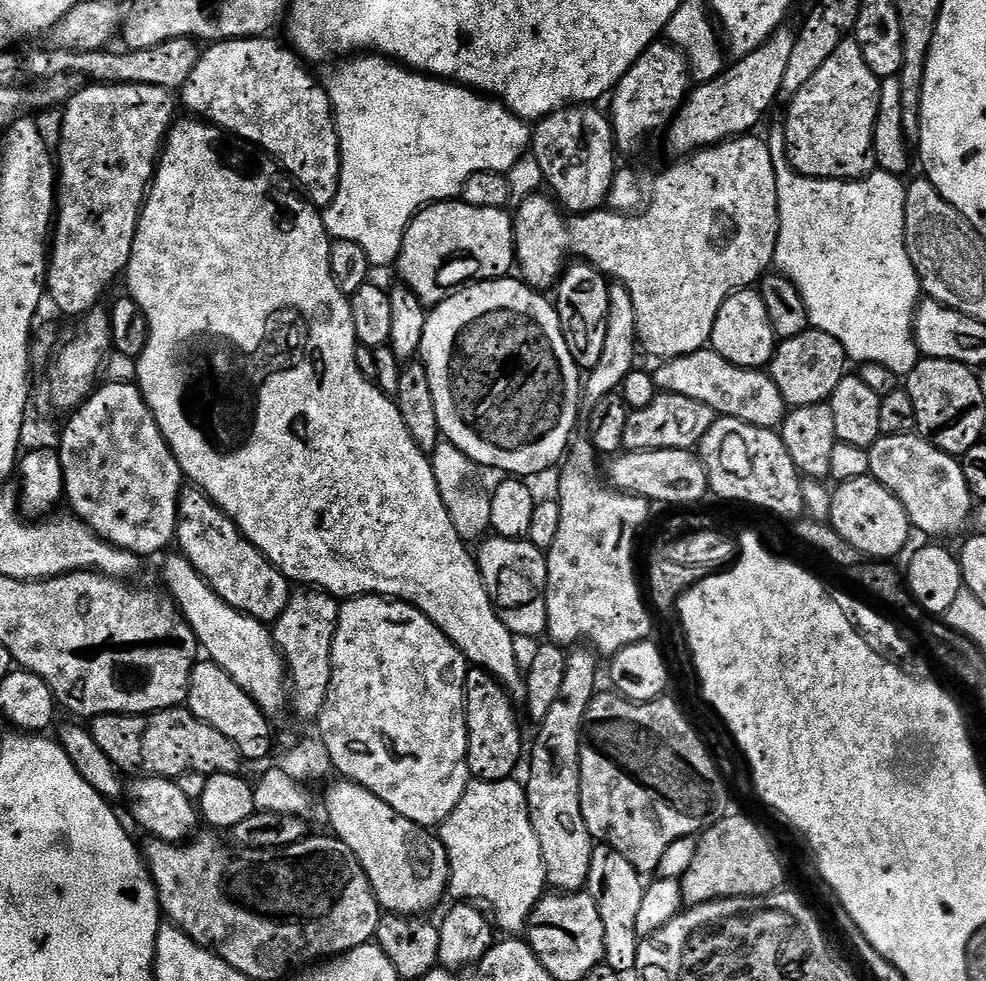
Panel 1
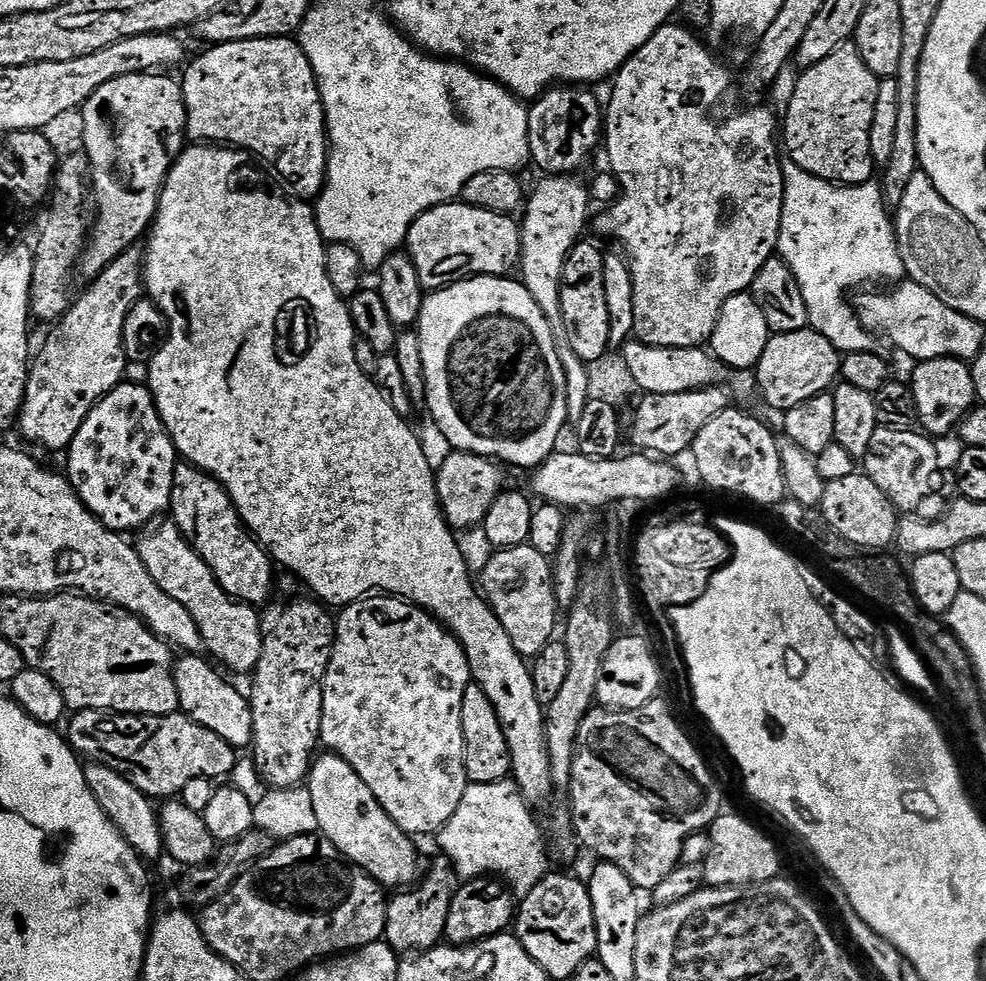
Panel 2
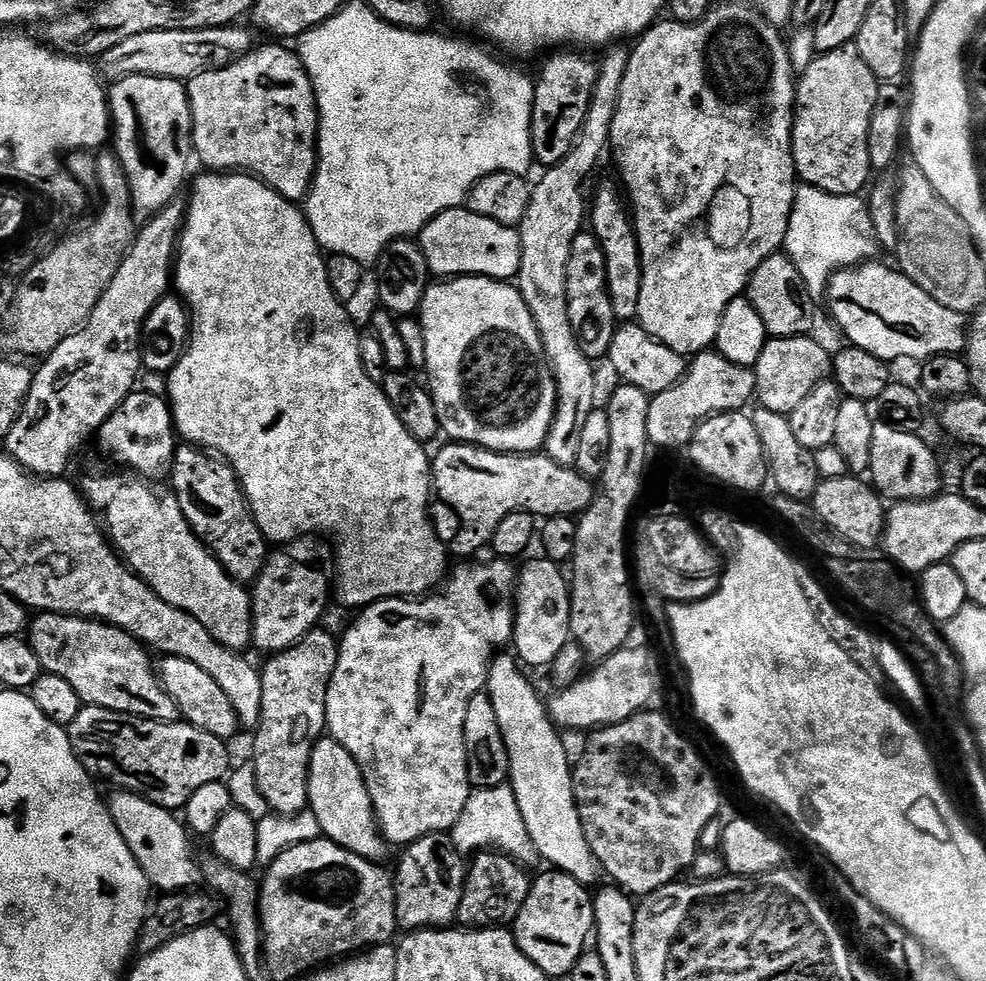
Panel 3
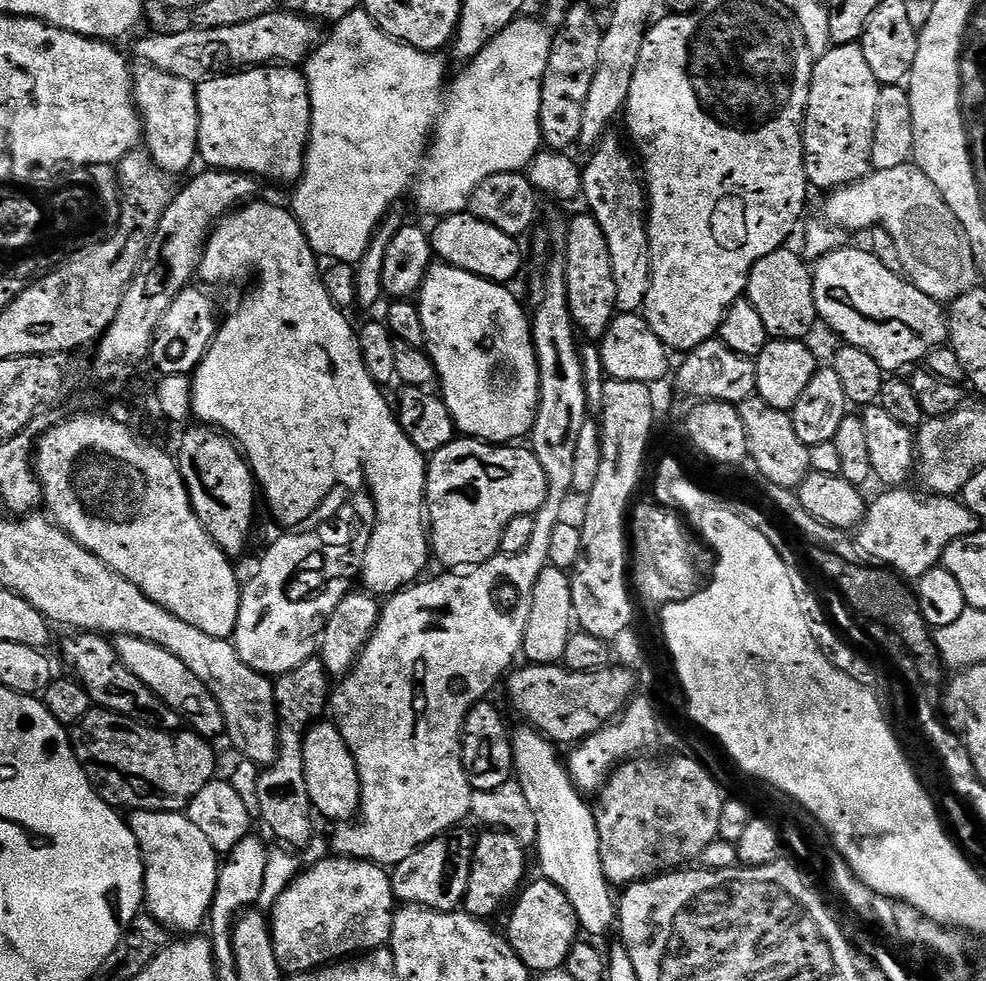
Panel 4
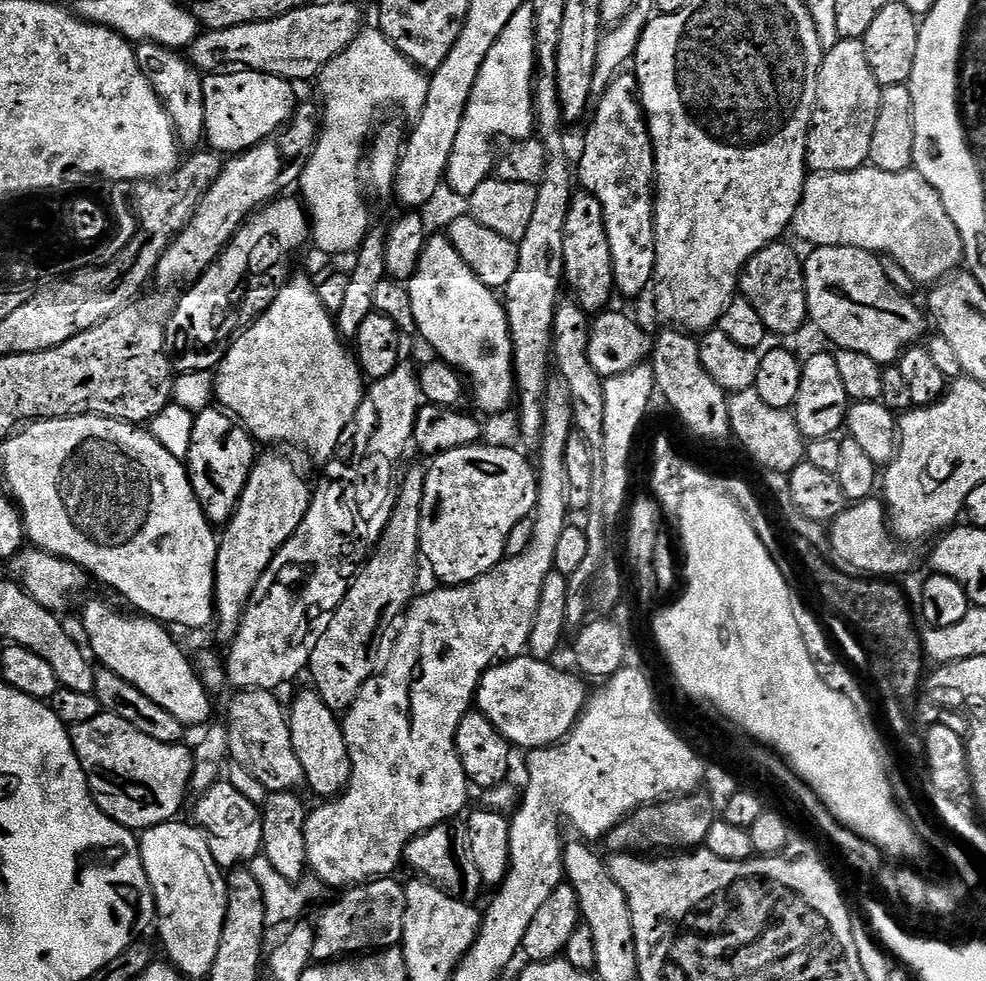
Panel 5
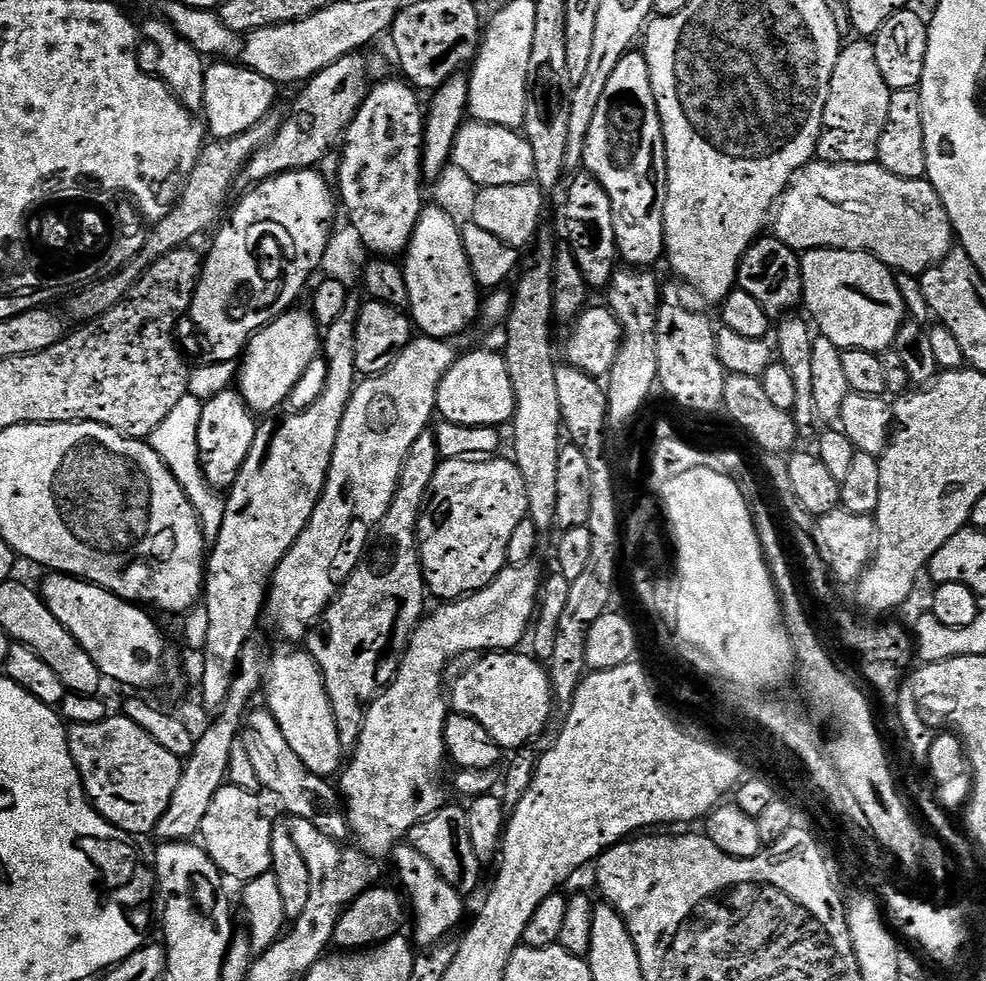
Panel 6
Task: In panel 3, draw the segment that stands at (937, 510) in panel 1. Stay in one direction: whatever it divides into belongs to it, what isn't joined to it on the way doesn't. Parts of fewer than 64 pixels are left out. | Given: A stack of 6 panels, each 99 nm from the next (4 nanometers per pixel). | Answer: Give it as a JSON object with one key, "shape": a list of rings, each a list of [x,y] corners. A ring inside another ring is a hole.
{"shape":[[[877,422],[874,426],[874,442],[870,442],[868,472],[871,483],[885,501],[931,500],[941,491],[940,464],[924,438],[915,432],[898,430],[887,422]]]}

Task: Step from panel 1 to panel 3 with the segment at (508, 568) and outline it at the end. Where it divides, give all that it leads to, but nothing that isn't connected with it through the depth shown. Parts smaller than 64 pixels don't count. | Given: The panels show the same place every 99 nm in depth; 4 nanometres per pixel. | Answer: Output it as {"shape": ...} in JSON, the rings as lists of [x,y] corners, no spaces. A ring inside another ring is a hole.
{"shape":[[[547,558],[539,559],[532,560],[525,568],[519,569],[514,593],[516,621],[512,631],[511,647],[521,665],[529,669],[547,669],[554,662],[554,657],[561,652],[562,646],[566,646],[572,640],[570,630],[572,589],[569,577],[561,565]]]}

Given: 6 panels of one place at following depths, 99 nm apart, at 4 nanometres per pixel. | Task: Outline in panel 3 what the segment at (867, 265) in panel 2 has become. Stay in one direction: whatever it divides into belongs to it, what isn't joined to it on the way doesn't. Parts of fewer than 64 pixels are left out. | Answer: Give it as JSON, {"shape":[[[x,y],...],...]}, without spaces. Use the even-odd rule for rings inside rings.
{"shape":[[[801,183],[796,189],[783,251],[798,266],[808,293],[814,298],[823,297],[833,274],[871,261],[878,252],[867,203],[860,196],[835,196]]]}

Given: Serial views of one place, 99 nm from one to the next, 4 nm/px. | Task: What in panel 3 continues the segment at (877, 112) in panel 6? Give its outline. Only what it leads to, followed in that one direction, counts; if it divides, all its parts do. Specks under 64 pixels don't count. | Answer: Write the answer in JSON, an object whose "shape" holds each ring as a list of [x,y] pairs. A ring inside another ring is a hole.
{"shape":[[[855,43],[819,53],[816,61],[799,73],[792,153],[796,175],[803,183],[835,196],[860,196],[869,187],[874,176],[868,145],[870,114],[874,114],[880,85]]]}

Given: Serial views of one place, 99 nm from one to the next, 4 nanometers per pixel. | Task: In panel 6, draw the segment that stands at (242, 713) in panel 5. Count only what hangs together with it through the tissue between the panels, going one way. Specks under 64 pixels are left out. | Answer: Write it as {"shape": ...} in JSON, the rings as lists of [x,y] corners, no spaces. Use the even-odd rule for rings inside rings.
{"shape":[[[249,711],[242,729],[242,739],[250,754],[254,770],[257,771],[261,789],[269,788],[284,803],[285,810],[290,814],[289,817],[314,821],[316,828],[334,841],[344,842],[344,839],[349,839],[348,817],[340,805],[341,793],[333,785],[332,789],[328,785],[331,783],[325,777],[310,771],[302,762],[302,758],[298,758],[298,754],[290,750],[290,742],[286,742],[286,738],[282,735],[282,726],[278,726],[272,712]],[[316,804],[320,804],[320,813],[317,816]]]}

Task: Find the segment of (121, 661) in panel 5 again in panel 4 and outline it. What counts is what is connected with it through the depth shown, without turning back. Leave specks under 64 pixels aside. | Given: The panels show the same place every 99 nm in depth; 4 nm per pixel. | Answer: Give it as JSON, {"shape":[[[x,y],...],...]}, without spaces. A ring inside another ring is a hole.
{"shape":[[[118,636],[115,637],[116,653],[118,658],[142,682],[156,695],[170,710],[174,710],[180,715],[181,721],[196,735],[205,738],[212,736],[223,737],[224,715],[210,690],[170,650],[162,650],[162,646],[154,646],[154,642],[146,642],[140,636]]]}

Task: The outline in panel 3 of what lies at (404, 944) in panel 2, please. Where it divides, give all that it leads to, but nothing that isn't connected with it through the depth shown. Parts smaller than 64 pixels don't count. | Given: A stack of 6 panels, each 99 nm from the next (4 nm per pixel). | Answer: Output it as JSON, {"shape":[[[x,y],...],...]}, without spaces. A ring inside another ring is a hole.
{"shape":[[[432,832],[429,836],[418,838],[401,852],[404,853],[400,856],[396,872],[394,868],[397,929],[409,933],[419,932],[422,928],[455,925],[470,867],[465,853],[458,851],[451,835],[443,832]]]}

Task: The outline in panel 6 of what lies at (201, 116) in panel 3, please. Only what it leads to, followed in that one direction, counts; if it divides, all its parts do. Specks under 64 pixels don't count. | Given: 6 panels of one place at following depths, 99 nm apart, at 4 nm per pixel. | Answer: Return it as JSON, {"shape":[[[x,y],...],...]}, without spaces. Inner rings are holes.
{"shape":[[[228,62],[209,63],[204,70],[206,98],[204,99],[202,120],[207,131],[218,140],[234,138],[238,134],[250,130],[277,107],[278,86],[273,80],[262,78],[262,74],[245,68],[239,63],[236,63],[237,65],[224,63]]]}

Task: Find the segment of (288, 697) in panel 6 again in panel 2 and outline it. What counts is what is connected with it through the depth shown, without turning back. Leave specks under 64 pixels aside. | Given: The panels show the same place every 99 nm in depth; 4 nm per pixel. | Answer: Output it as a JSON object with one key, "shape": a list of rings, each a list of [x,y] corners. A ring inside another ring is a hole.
{"shape":[[[324,754],[321,760],[319,757],[309,771],[306,787],[313,798],[323,839],[334,842],[346,859],[366,870],[381,888],[407,890],[421,879],[417,841],[403,832],[386,810],[382,810],[378,798],[370,794],[370,786],[358,778],[355,770],[342,757],[335,754]]]}

